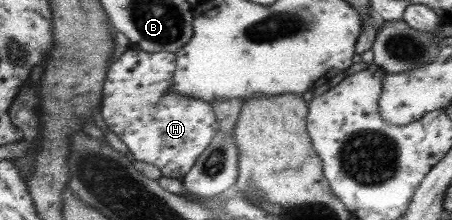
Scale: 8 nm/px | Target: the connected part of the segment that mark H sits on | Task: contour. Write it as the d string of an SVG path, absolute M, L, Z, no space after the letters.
M132 44L121 59L111 64L103 115L137 160L160 167L166 177L183 181L211 147L221 127L211 102L177 92L175 75L178 67L178 54L148 52L139 44Z

